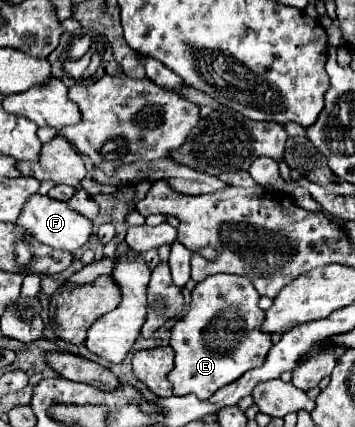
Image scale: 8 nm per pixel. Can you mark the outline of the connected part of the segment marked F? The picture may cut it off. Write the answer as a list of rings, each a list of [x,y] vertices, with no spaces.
[[[33,195],[27,201],[27,205],[23,207],[17,223],[21,227],[25,227],[37,241],[41,241],[49,247],[55,247],[55,249],[65,249],[69,253],[79,251],[89,241],[89,237],[93,235],[93,221],[91,219],[81,217],[67,203],[59,203],[47,195],[37,195],[37,197]]]

